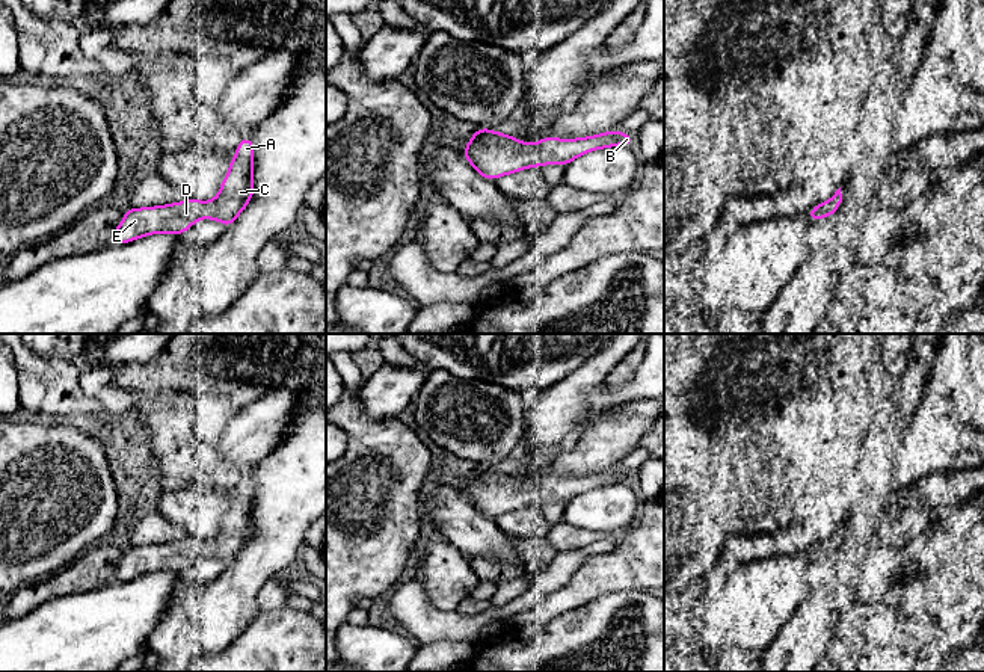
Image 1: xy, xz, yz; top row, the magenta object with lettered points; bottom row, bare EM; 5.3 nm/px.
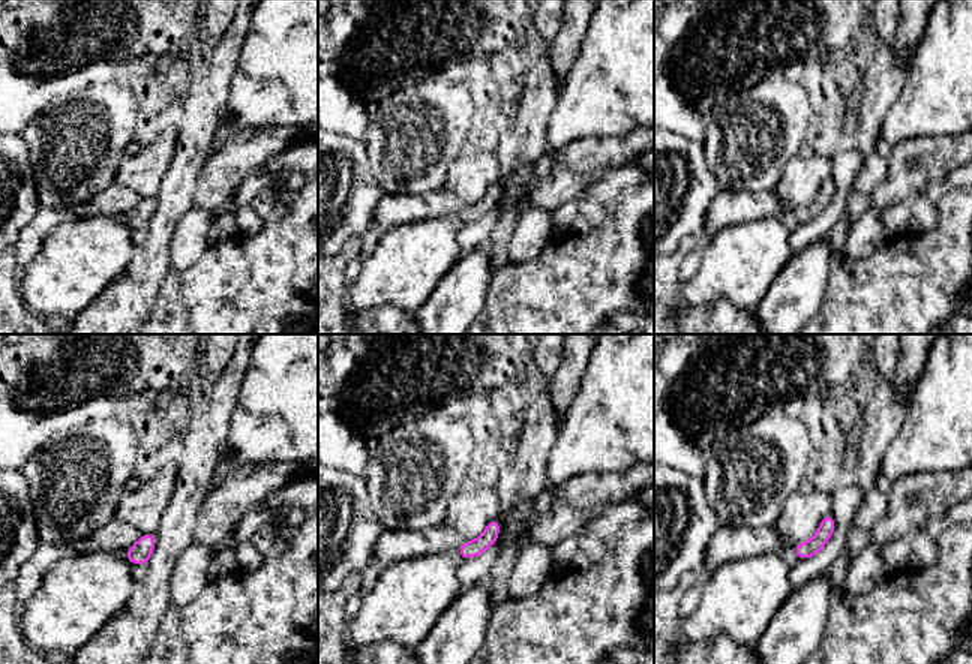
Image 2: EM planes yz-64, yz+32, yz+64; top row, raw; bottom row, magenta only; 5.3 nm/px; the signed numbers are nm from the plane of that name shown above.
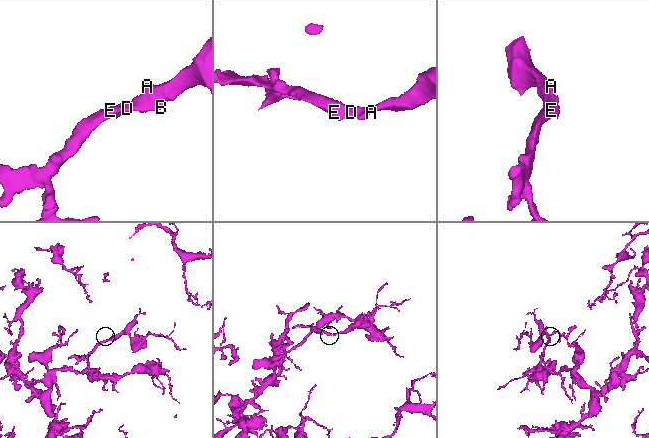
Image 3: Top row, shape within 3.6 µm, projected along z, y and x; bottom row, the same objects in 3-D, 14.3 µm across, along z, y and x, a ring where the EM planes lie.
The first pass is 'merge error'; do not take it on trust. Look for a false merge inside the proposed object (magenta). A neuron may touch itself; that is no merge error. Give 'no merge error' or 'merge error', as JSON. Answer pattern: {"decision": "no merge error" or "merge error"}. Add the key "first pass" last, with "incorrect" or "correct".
{"decision": "no merge error", "first pass": "incorrect"}

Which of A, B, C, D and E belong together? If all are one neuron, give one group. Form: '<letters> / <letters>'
A B C D E

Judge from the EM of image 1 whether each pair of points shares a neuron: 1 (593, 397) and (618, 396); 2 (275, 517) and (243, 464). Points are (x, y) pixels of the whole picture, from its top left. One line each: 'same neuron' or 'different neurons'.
1: same neuron
2: different neurons

